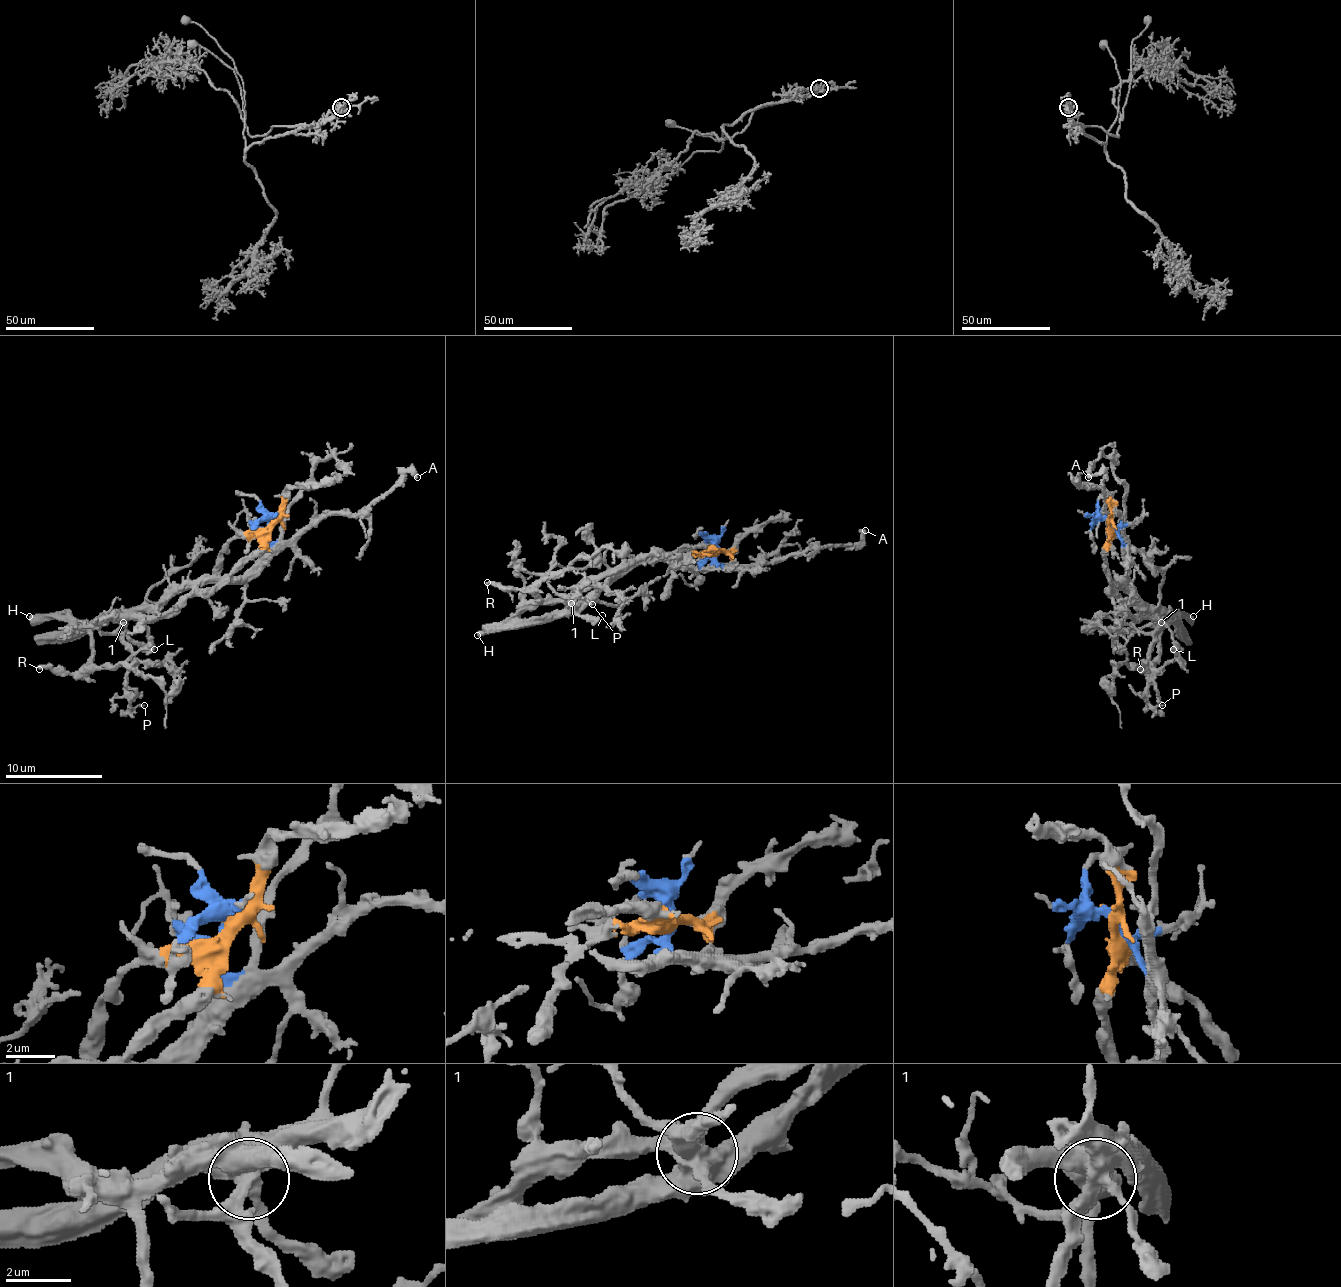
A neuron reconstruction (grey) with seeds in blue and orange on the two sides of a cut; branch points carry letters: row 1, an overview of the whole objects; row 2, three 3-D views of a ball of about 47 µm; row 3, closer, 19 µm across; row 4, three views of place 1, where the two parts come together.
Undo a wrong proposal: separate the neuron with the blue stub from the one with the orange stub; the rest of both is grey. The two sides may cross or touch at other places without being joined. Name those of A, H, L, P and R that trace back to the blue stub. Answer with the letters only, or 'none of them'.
A, P

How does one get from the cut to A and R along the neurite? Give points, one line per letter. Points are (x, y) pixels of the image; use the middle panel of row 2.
A: (717, 552), (719, 564), (763, 566), (777, 559), (804, 554), (814, 547), (855, 544), (865, 530)
R: (717, 552), (702, 547), (642, 554), (610, 573), (586, 576), (564, 598), (540, 602), (525, 588), (486, 583)

